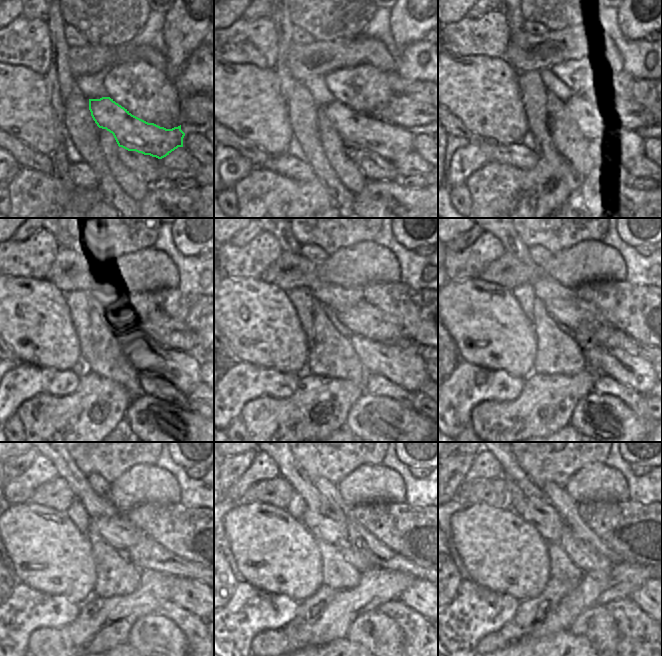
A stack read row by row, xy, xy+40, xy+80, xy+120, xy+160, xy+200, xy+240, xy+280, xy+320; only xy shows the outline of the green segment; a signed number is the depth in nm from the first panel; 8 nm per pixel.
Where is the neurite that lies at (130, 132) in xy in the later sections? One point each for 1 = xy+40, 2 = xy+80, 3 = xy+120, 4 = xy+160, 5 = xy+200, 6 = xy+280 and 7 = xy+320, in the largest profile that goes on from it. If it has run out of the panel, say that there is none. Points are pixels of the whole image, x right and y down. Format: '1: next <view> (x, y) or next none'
1: next xy+40 (360, 132)
2: next xy+80 (623, 144)
3: next xy+120 (180, 369)
4: next xy+160 (402, 366)
5: next xy+200 (633, 371)
6: next xy+280 (417, 596)
7: next xy+320 (641, 597)

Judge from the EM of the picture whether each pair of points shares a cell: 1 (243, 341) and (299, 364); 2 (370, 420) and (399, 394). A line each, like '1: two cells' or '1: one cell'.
1: one cell
2: two cells

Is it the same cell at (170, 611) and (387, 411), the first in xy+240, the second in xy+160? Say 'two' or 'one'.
two

